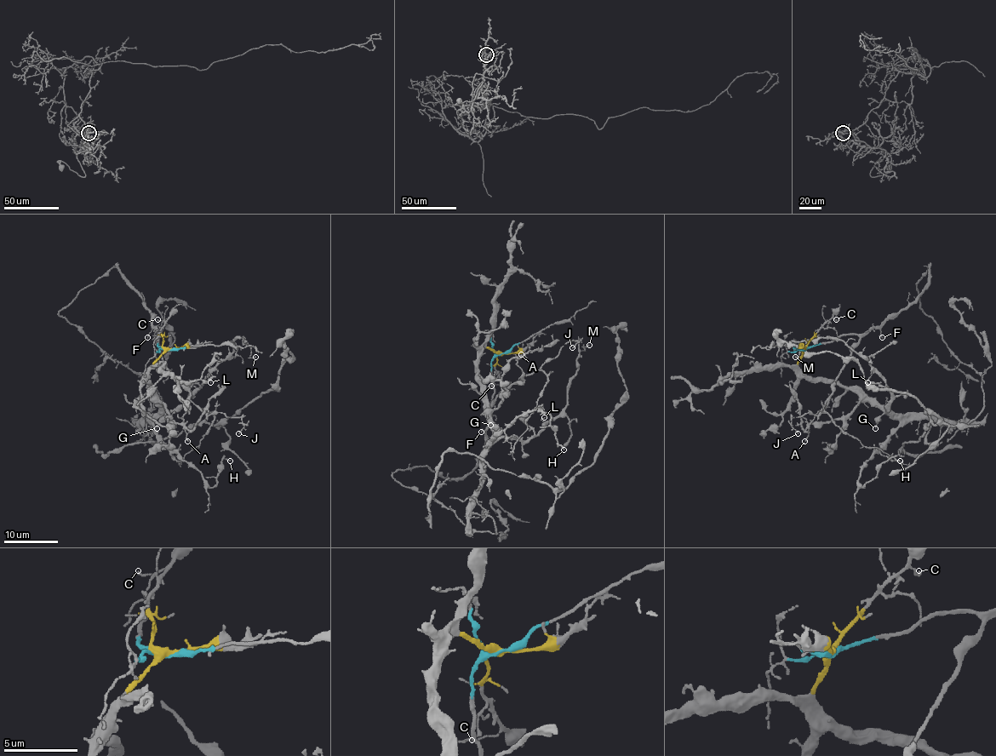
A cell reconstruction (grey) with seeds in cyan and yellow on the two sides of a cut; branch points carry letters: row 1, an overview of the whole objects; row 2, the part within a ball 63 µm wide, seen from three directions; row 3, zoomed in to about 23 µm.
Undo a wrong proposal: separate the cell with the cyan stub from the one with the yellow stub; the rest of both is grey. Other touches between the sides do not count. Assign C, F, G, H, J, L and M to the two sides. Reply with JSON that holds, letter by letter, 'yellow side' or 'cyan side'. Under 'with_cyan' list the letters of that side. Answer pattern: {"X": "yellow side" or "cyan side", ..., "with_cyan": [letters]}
{"C": "yellow side", "F": "cyan side", "G": "yellow side", "H": "yellow side", "J": "cyan side", "L": "yellow side", "M": "yellow side", "with_cyan": ["F", "J"]}

